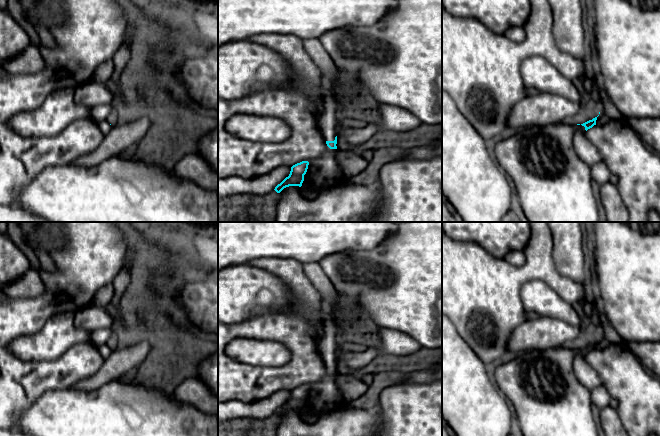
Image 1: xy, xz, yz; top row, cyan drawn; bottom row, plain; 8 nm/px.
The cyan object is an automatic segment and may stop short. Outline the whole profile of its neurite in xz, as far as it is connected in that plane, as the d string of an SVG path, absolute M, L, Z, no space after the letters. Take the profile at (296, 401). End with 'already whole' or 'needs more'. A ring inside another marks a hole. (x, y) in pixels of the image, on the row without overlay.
M302 385L291 391L291 395L288 401L286 401L280 408L275 411L275 415L280 417L284 412L289 410L302 410L304 405L304 399L307 396L309 386Z; already whole

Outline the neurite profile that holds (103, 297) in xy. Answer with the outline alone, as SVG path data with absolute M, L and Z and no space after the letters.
M112 284L101 287L94 295L93 302L99 307L106 307L111 303L115 290Z

